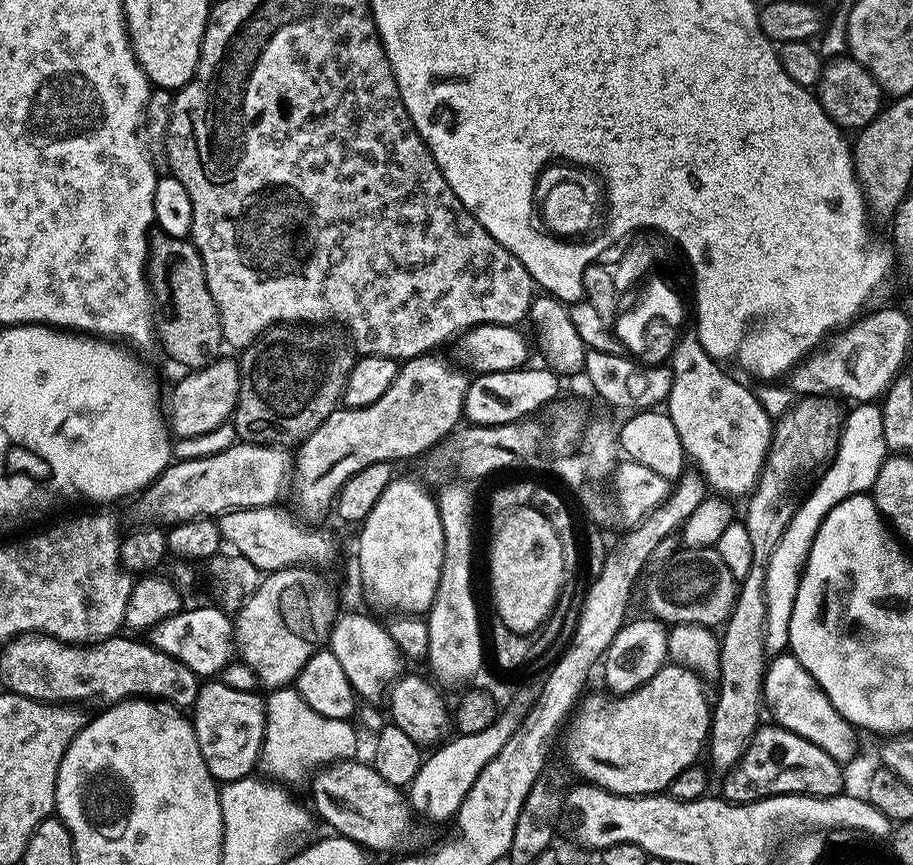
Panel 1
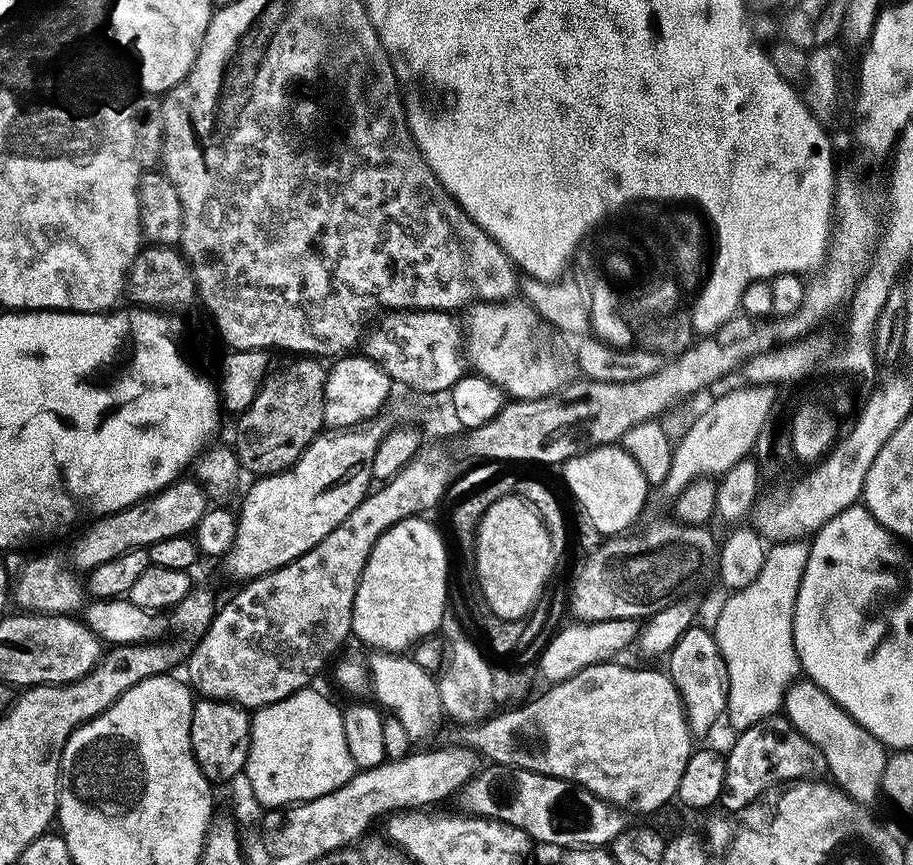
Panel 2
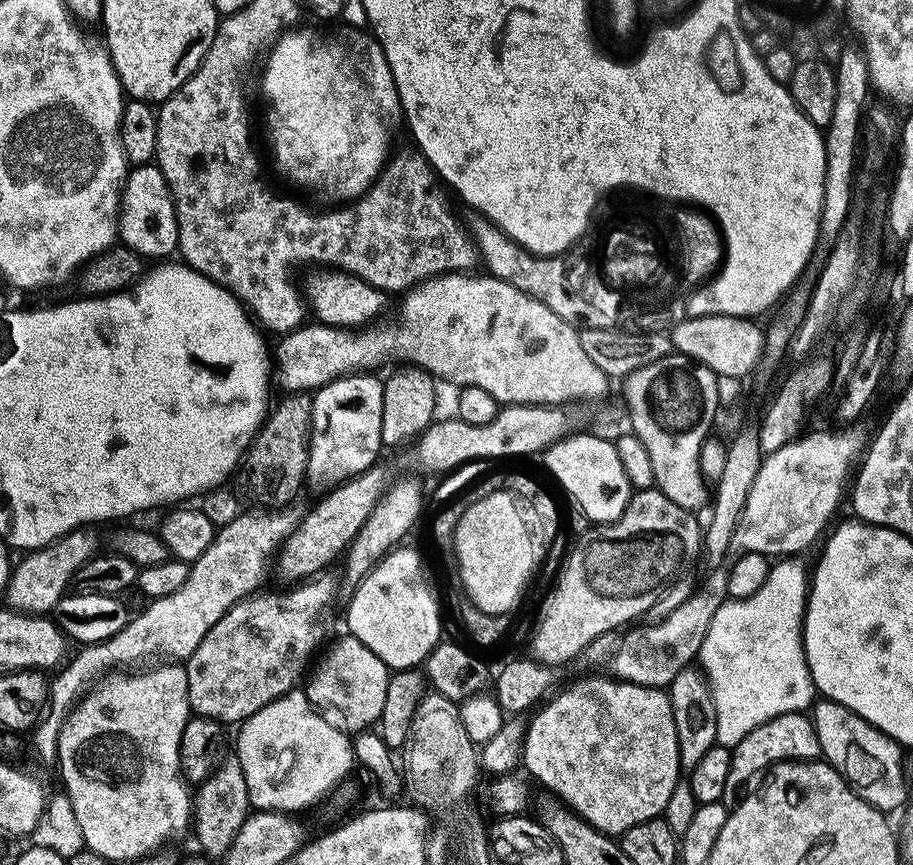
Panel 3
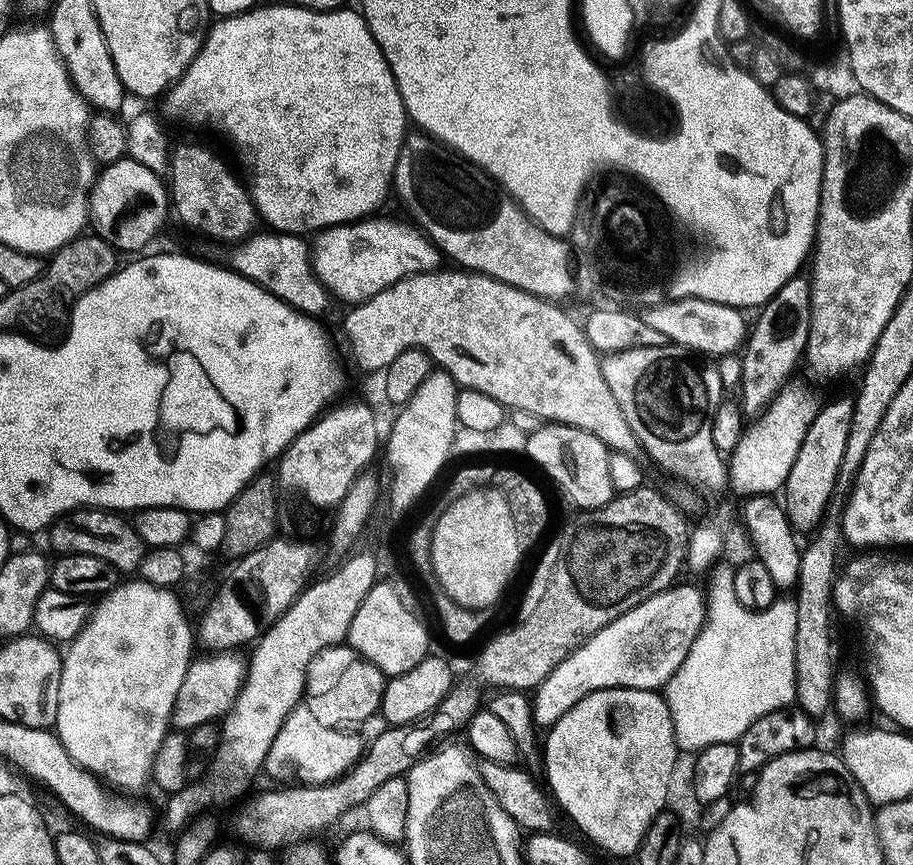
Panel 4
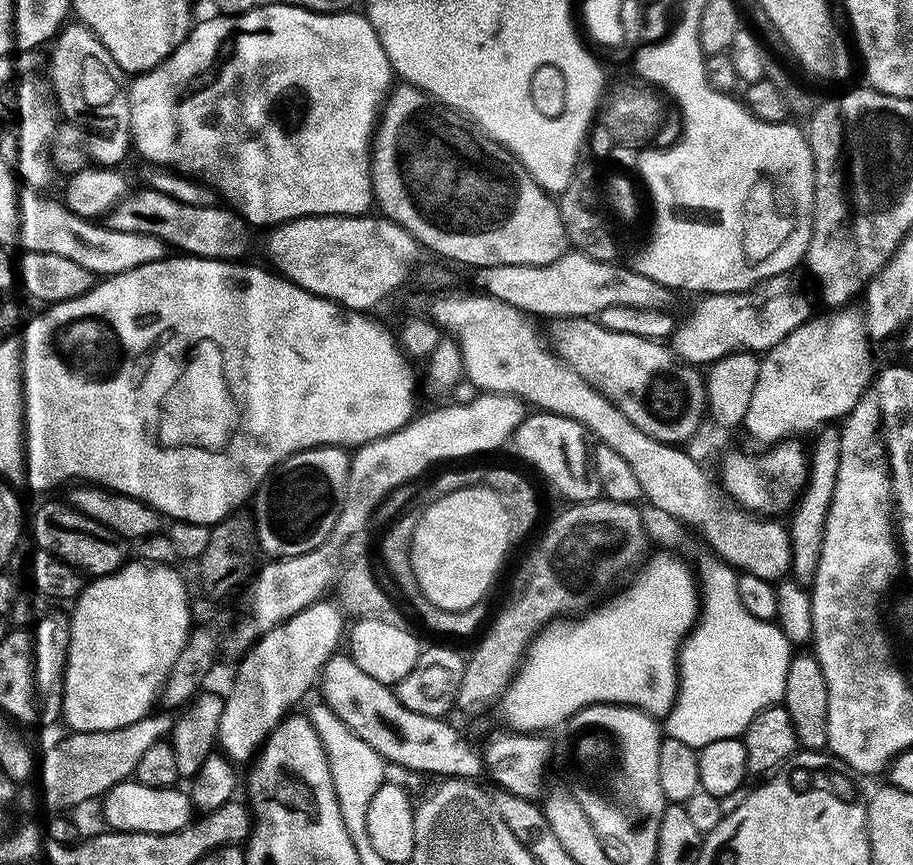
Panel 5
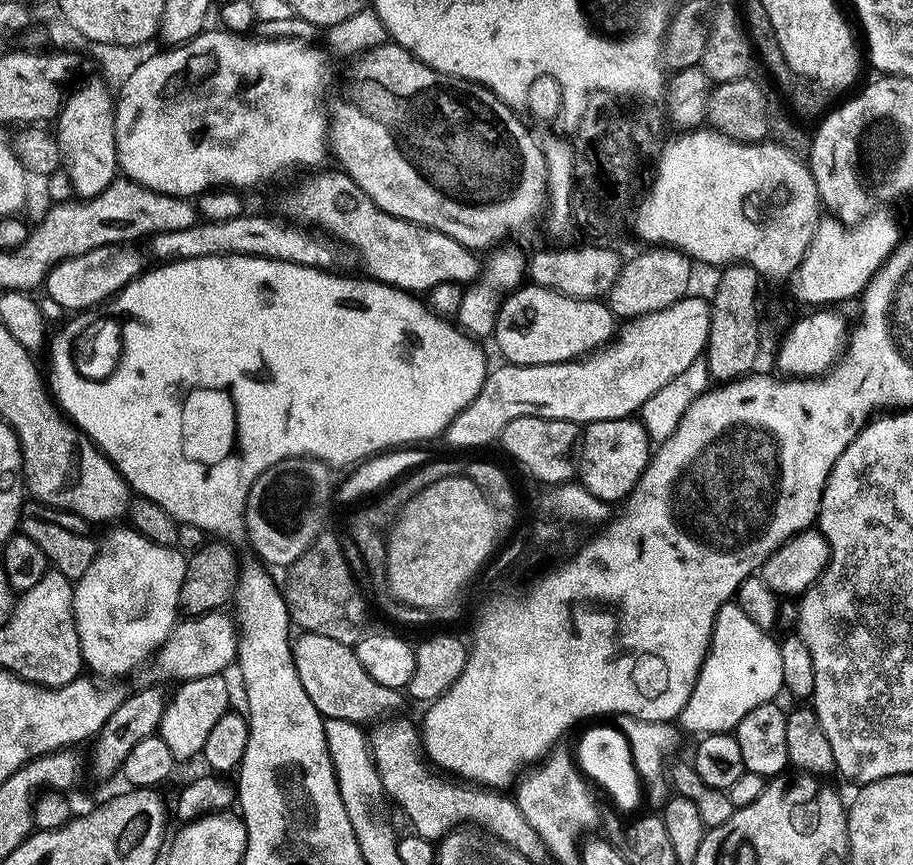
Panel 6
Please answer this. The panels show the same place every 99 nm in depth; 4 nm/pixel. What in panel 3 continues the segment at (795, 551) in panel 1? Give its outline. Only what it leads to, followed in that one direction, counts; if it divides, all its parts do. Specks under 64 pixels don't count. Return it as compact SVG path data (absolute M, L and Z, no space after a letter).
M784 558L773 567L770 578L754 598L729 599L714 615L713 624L706 634L698 664L712 691L717 707L717 745L734 749L742 738L758 726L774 718L782 718L795 712L807 713L817 703L816 684L810 674L808 659L804 653L804 613L808 610L810 591L810 568L800 558Z

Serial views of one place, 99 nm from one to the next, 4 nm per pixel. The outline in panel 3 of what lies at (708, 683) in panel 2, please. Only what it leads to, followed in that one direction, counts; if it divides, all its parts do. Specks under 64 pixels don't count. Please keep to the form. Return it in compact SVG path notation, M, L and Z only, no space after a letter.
M688 667L678 674L668 688L671 698L671 708L674 710L675 726L678 731L680 777L678 786L675 787L674 795L670 798L670 804L664 815L667 824L674 830L677 838L682 838L694 820L699 804L694 798L690 779L697 769L699 762L705 758L709 750L717 747L718 716L717 707L714 705L712 691L709 690L707 679L704 674L695 667Z

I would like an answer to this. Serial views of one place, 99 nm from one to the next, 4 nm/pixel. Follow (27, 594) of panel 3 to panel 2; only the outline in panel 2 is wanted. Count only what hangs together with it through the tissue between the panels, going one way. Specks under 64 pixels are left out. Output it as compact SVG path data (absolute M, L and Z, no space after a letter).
M181 478L156 496L147 496L126 510L89 523L83 529L84 537L72 548L71 565L79 573L87 574L98 566L106 566L106 562L114 562L114 558L122 558L122 554L130 554L130 550L150 549L168 539L187 537L195 533L209 511L210 499L203 487L195 479Z

